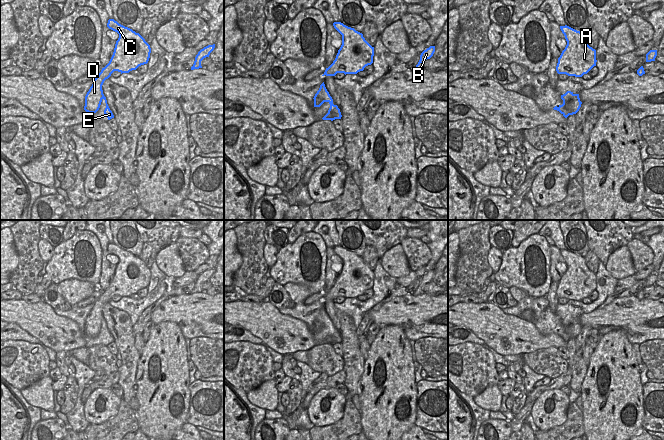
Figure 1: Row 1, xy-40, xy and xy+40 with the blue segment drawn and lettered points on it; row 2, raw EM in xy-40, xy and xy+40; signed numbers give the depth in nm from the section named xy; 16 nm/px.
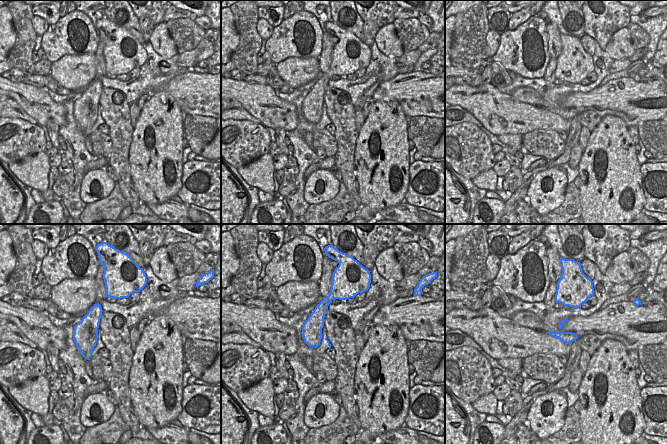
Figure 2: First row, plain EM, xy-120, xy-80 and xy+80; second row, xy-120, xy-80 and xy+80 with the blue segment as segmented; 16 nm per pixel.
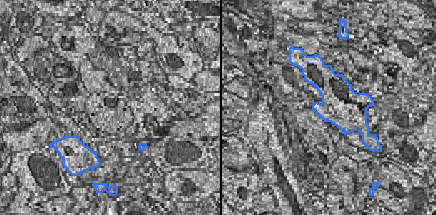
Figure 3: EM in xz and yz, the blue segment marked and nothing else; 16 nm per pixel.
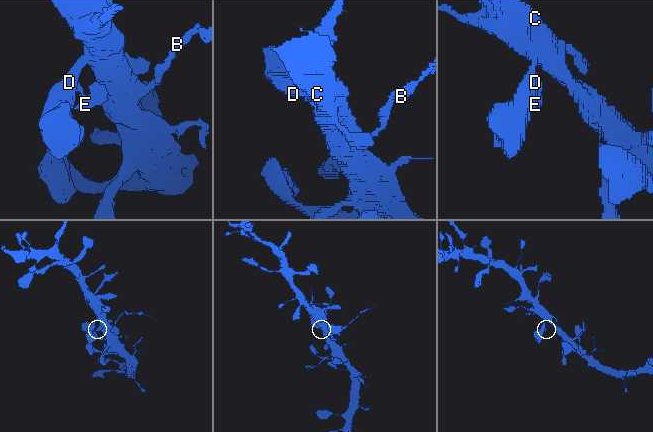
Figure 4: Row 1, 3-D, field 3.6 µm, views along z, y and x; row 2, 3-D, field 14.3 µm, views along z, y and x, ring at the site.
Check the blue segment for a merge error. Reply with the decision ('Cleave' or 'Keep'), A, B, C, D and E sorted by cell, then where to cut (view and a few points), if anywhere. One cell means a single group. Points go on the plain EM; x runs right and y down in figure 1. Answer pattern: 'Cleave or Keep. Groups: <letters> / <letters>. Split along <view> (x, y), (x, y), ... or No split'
Keep. Groups: A B C D E. No split.

